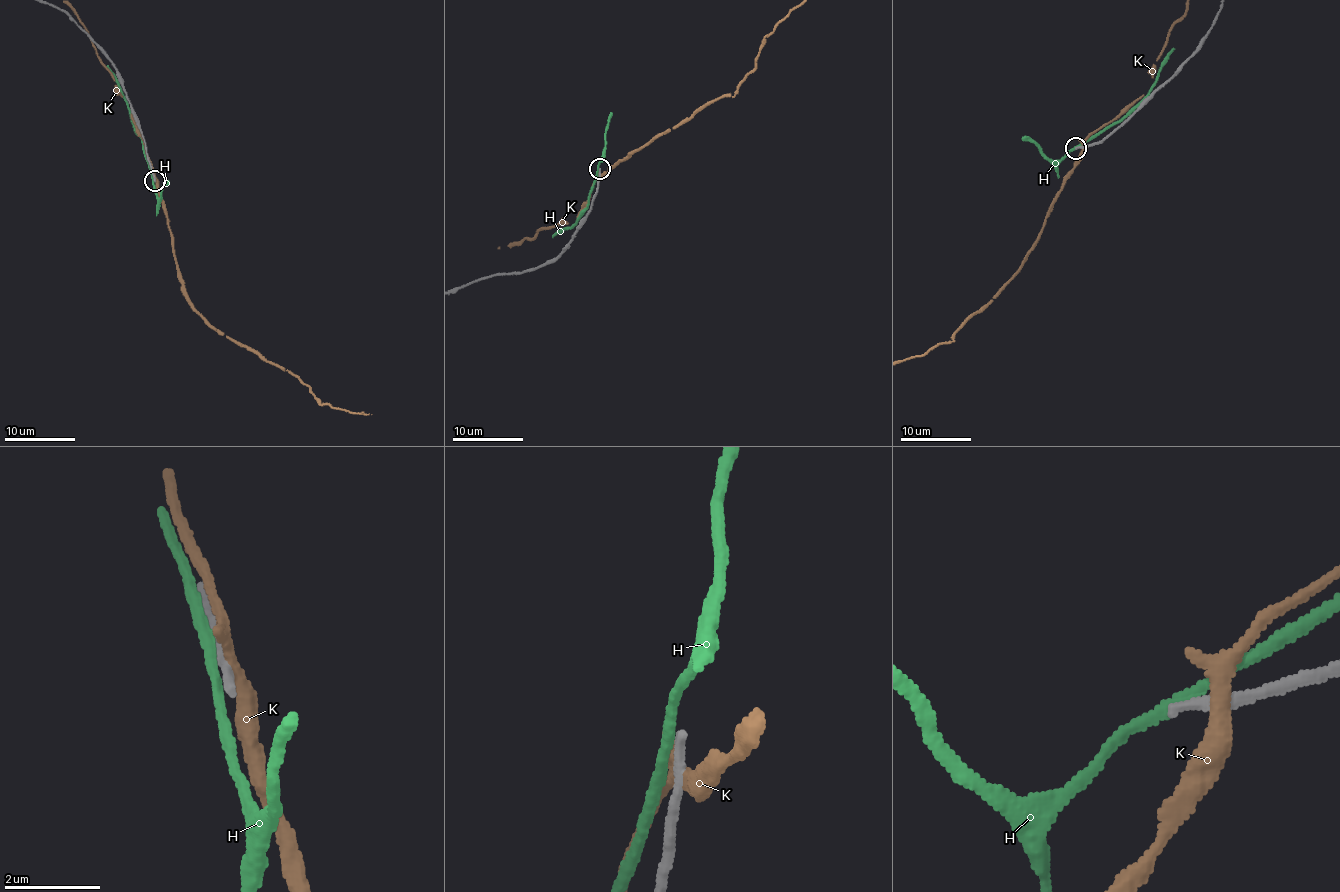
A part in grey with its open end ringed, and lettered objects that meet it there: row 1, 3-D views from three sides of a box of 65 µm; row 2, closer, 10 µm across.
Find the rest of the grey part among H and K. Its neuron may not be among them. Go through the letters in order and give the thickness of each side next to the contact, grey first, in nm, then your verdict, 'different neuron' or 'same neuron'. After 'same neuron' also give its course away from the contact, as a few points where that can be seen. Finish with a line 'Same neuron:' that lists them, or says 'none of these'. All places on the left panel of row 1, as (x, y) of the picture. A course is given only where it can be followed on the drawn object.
H: 200/200 nm | different neuron
K: 280/280 nm | different neuron
Same neuron: none of these

